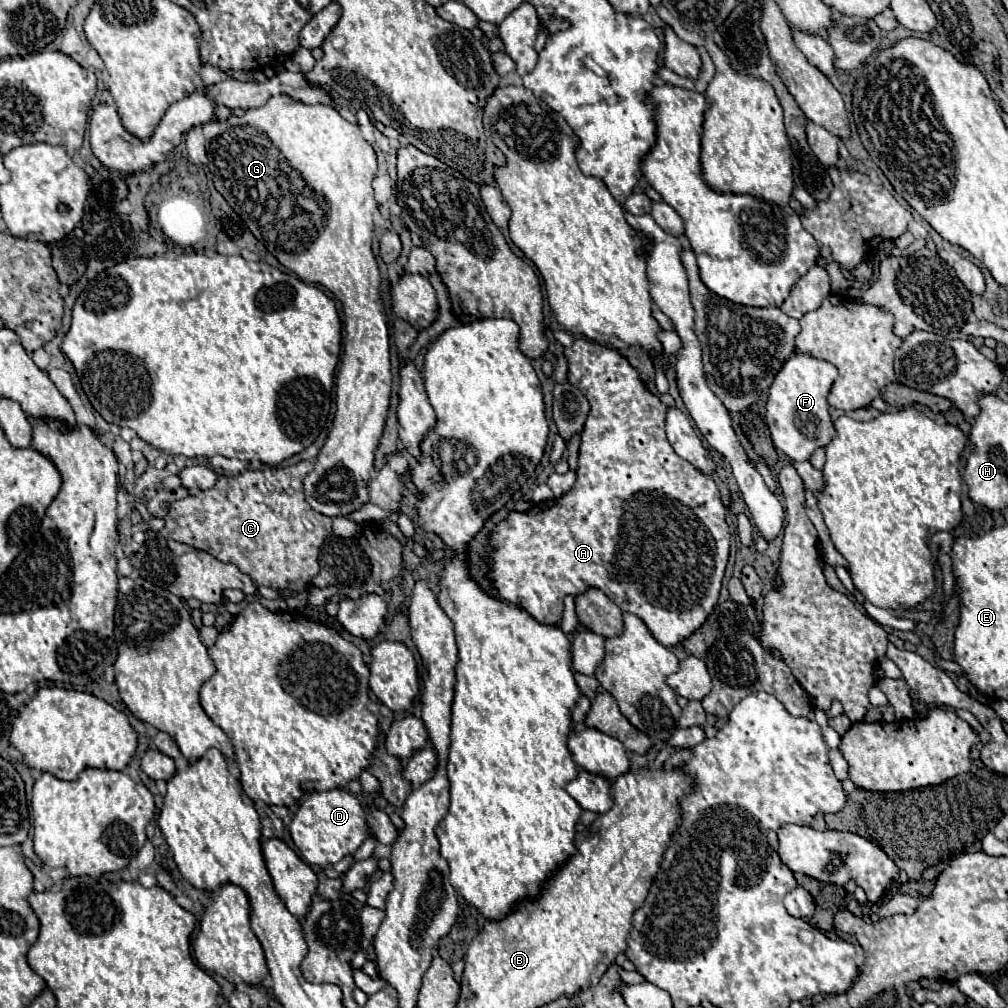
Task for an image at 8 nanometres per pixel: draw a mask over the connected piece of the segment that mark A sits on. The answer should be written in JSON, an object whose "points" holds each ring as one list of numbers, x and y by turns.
{"points":[[576,339,572,347,564,349,564,355,570,363,568,381,572,385,576,385,590,403,590,413,588,413,588,419,586,419,584,431,582,431,580,459,578,459,578,471,576,471,578,479,576,479,574,487,566,495,562,495,560,499,550,499,550,501,538,503,538,505,534,505,532,509,528,509,524,513,512,511,510,517,496,527,496,531,490,537,490,541,494,545,494,551,492,551,492,581,494,581,494,587,498,589,498,593,504,601,522,607,524,611,528,611,534,619,538,619,544,625,558,625,560,623,562,609,564,609,564,603,562,603,564,595,568,595,568,593,578,595,588,587,598,587,622,611,638,615,646,623,646,627,652,631,652,635,656,637,658,643,662,643,664,647,680,645,684,639,688,639,706,621,706,617,712,613,712,609,714,609,714,605,718,603,718,597,720,597,720,585,722,585,724,569,726,569,726,563,728,563,730,531,728,531,728,525,726,525,726,511,722,507,718,487,716,487,712,477,704,475,692,463,678,457,676,451,670,447,670,443,666,439,666,433,664,433,666,405,660,403,658,395,652,395,652,393,646,391,646,387,640,381,638,373,630,367,630,363,626,361,624,355,620,355,618,351,612,351,608,347,590,343,586,339]]}

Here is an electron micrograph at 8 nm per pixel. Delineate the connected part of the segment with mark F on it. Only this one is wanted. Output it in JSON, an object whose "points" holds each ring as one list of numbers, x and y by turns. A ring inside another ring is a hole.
{"points":[[798,351,792,353,784,361,782,369,776,373,768,389,766,423,774,447,784,451,792,461,810,459,816,447,826,447,836,435,830,423,828,401,826,401,826,395,836,377,838,377,838,369,830,361,814,357,810,353,798,353]]}

